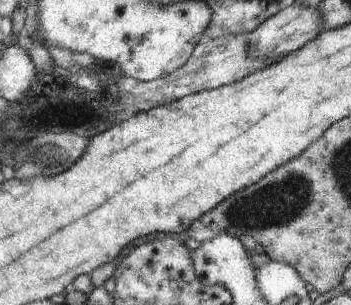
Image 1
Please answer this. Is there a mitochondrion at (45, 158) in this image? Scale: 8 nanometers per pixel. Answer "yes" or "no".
yes

